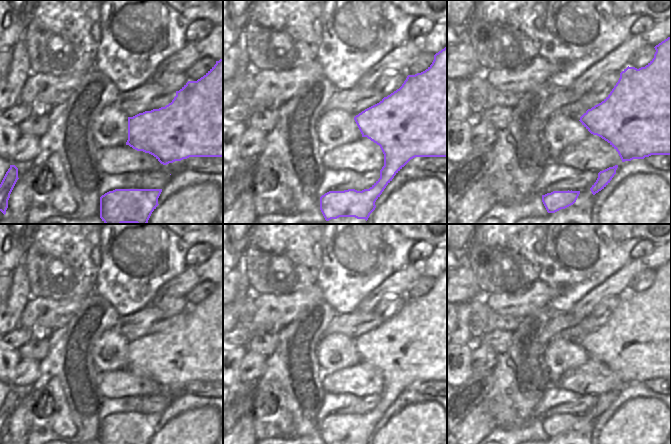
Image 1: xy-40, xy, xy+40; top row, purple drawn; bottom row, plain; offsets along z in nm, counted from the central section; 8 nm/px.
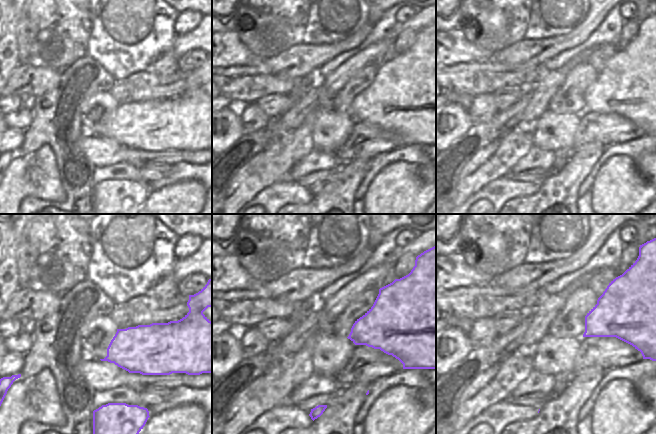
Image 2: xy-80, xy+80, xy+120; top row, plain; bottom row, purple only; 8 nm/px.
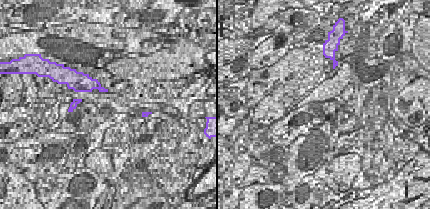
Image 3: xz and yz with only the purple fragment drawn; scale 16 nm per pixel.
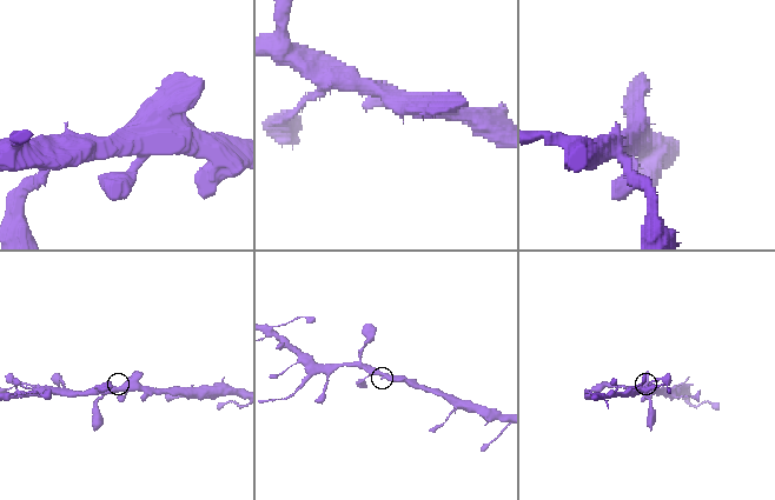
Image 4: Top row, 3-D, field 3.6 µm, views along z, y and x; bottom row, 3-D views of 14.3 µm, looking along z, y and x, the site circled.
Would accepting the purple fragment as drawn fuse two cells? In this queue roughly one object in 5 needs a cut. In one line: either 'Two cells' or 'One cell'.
One cell

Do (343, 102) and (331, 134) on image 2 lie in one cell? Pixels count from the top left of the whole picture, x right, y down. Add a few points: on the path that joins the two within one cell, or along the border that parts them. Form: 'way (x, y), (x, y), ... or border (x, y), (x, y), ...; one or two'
border (331, 108), (346, 113); two

